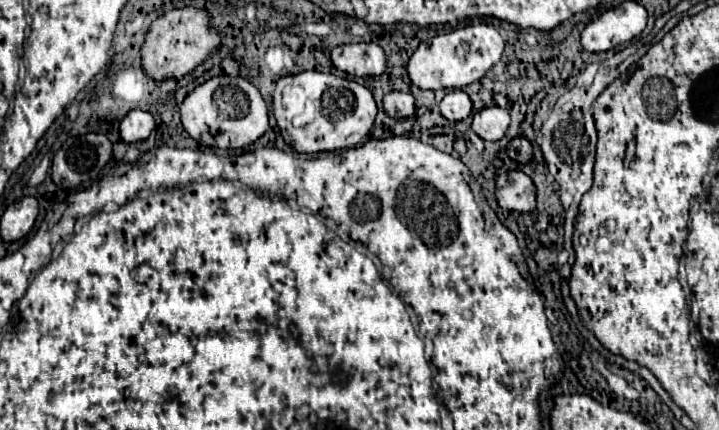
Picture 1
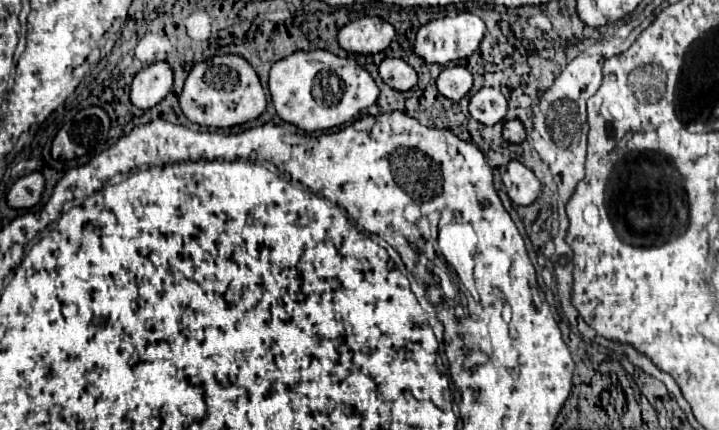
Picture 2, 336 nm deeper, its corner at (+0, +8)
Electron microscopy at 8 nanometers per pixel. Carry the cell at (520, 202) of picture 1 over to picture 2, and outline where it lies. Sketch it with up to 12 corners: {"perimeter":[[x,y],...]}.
{"perimeter":[[517,160],[501,168],[507,196],[517,206],[541,192],[537,176]]}

